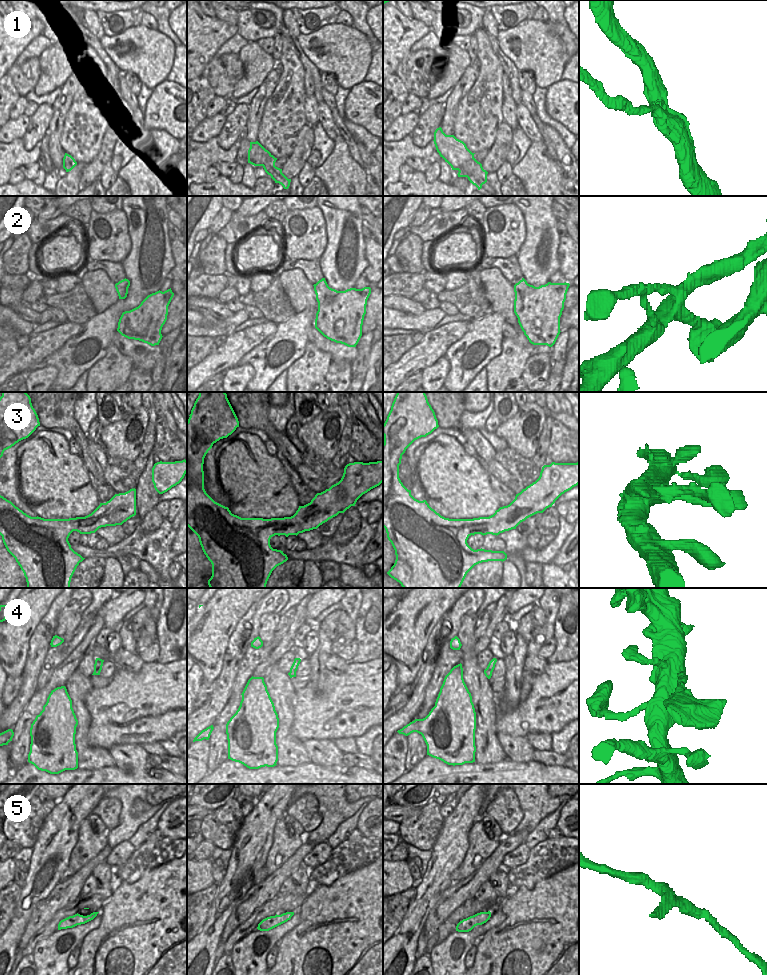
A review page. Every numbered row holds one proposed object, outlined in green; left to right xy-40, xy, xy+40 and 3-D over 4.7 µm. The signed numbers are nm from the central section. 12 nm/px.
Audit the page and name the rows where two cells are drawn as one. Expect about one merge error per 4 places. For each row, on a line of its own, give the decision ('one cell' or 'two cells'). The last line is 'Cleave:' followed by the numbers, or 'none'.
1: two cells
2: one cell
3: one cell
4: one cell
5: one cell
Cleave: 1

